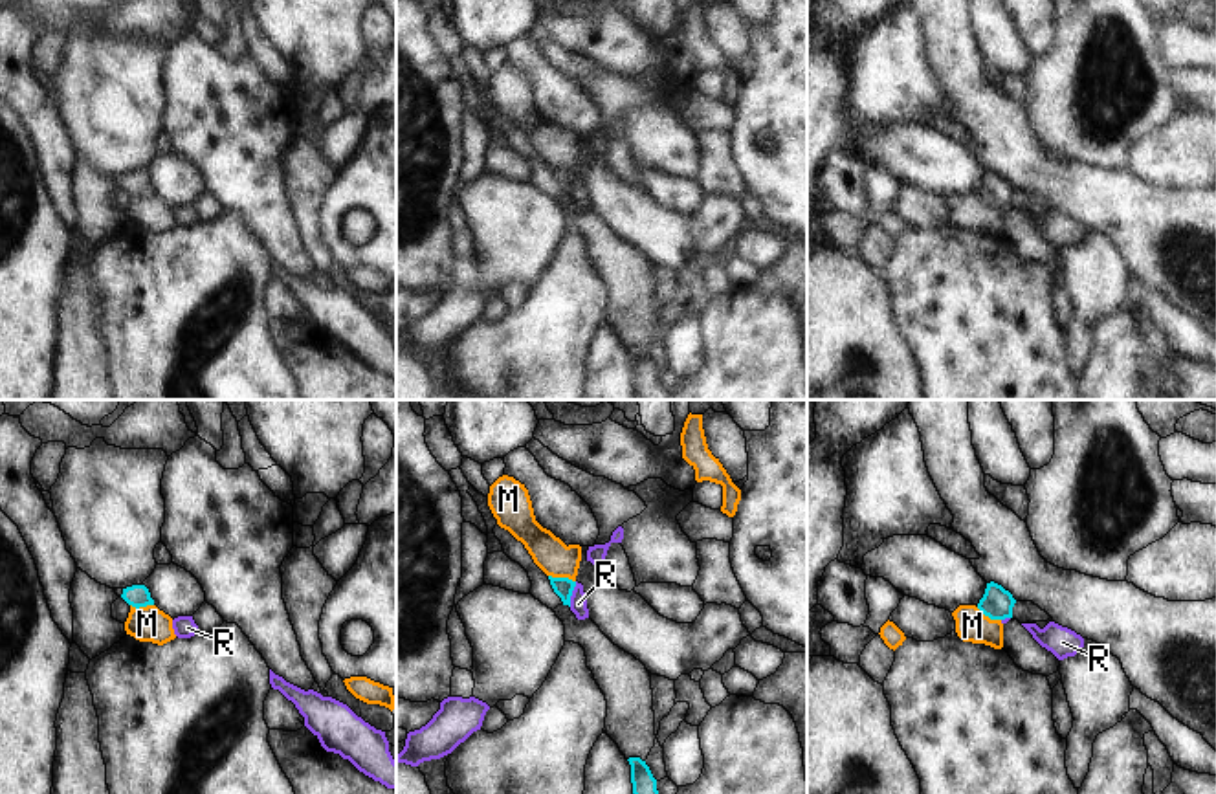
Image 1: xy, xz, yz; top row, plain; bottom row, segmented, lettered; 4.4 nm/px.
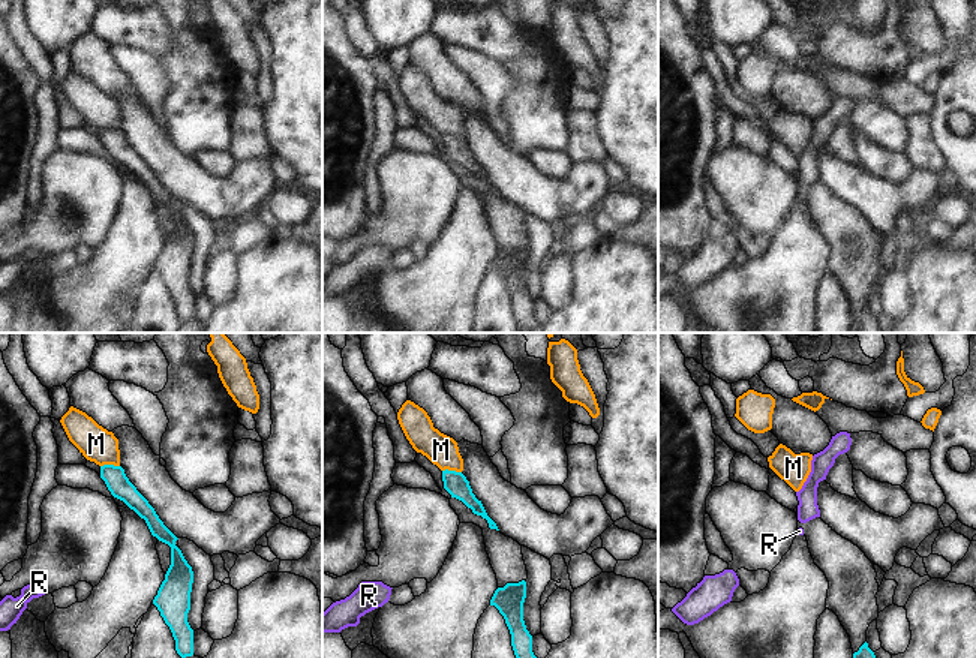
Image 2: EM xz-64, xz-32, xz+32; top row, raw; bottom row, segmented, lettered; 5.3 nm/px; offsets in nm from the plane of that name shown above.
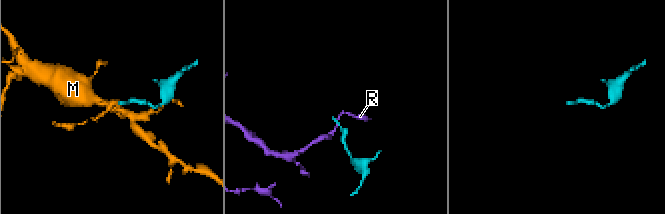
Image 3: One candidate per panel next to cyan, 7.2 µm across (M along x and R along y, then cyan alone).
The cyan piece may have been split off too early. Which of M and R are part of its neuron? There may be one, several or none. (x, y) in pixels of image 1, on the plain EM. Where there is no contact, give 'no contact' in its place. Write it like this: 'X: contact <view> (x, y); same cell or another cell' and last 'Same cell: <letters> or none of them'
M: contact xz (562, 167); another cell
R: contact xz (571, 184); another cell
Same cell: none of them

